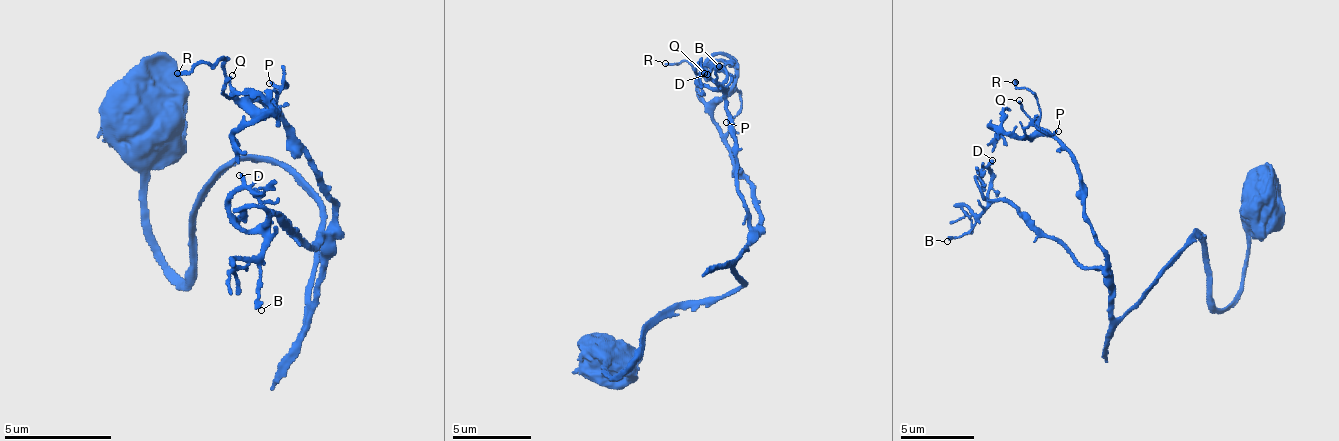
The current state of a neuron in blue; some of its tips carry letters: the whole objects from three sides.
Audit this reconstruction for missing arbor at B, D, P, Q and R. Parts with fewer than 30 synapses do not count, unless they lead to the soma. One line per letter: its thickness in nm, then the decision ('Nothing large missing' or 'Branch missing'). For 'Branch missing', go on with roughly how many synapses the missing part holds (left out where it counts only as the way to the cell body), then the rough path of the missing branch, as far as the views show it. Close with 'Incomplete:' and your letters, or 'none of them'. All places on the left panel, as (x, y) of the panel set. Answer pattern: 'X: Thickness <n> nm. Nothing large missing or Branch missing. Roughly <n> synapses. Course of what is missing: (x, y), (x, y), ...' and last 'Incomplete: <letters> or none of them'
B: Thickness 160 nm. Nothing large missing
D: Thickness 150 nm. Nothing large missing
P: Thickness 120 nm. Nothing large missing
Q: Thickness 130 nm. Nothing large missing
R: Thickness 130 nm. Nothing large missing
Incomplete: none of them

